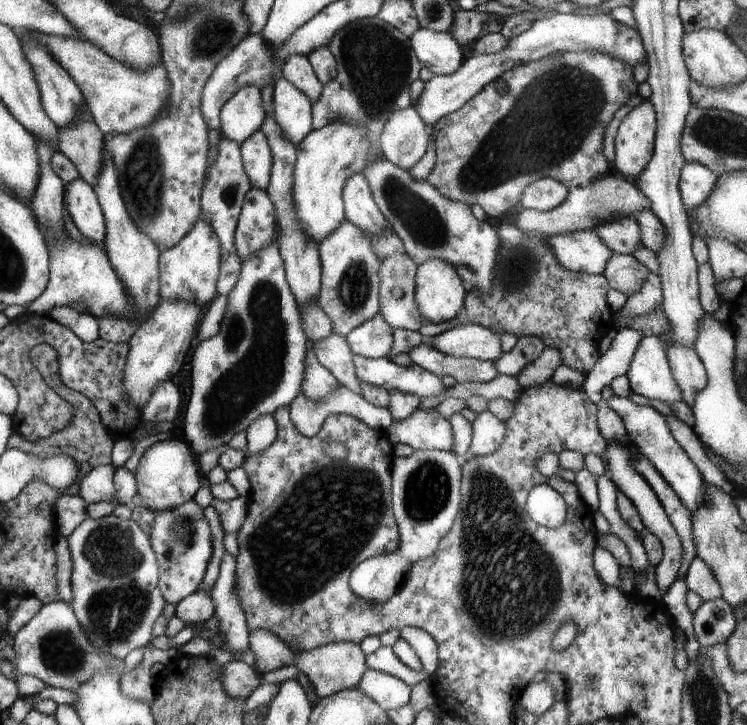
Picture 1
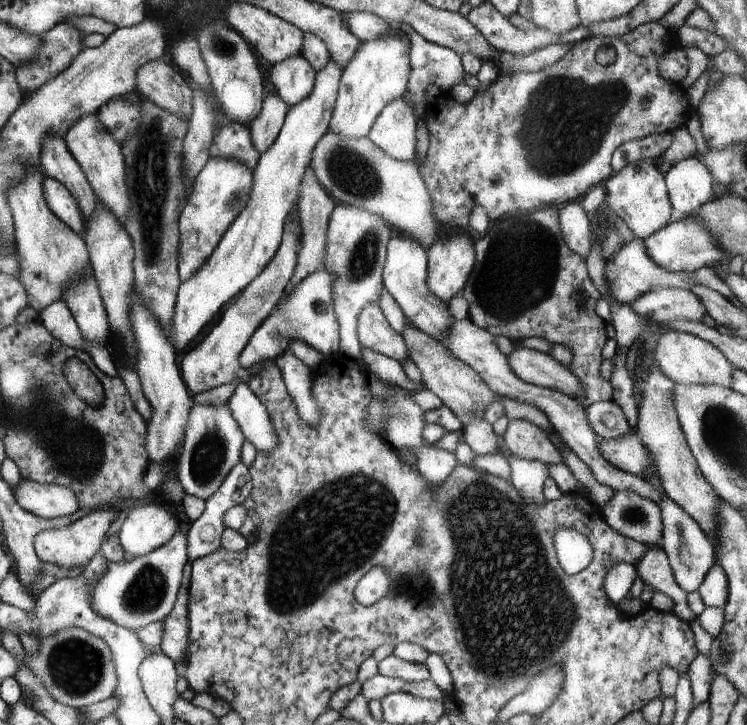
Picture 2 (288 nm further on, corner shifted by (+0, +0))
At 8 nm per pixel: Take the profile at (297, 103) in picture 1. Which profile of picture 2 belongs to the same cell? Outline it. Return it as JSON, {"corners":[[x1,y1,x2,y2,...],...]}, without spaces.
{"corners":[[301,54,273,64,269,72,273,86,277,88,277,96,287,104,287,108,303,102,315,88,317,72]]}

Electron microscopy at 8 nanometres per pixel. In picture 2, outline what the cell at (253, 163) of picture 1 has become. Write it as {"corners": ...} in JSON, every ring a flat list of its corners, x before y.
{"corners":[[269,94,259,116,247,124,247,128,251,132,251,144,259,154,263,154,265,150,269,150,273,146,275,138,281,132,287,112,289,112,287,104,279,96]]}

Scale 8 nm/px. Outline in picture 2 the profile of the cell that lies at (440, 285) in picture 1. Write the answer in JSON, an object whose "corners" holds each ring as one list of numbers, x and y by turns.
{"corners":[[451,236,437,240,427,248,427,288,441,300,451,302,471,276,475,266,475,248,469,236]]}

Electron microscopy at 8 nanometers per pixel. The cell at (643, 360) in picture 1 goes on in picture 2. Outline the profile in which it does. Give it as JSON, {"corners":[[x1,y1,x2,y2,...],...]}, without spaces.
{"corners":[[667,330,657,338,657,346,653,350,655,366,663,376,673,380,675,384,717,384,723,388,731,388,731,362,727,362,725,354,715,348,711,342,701,340,699,336,687,332]]}

